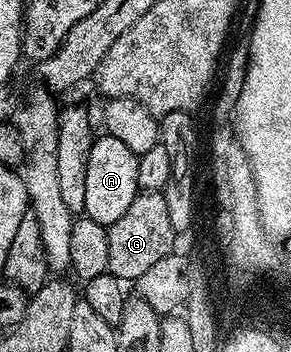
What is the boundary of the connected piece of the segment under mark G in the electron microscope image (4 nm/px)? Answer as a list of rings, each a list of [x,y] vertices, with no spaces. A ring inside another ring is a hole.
[[[138,192],[137,198],[127,207],[127,211],[108,227],[107,263],[109,272],[122,283],[136,283],[139,275],[145,274],[154,263],[159,263],[168,253],[174,252],[175,234],[167,212],[167,199],[164,192]]]

